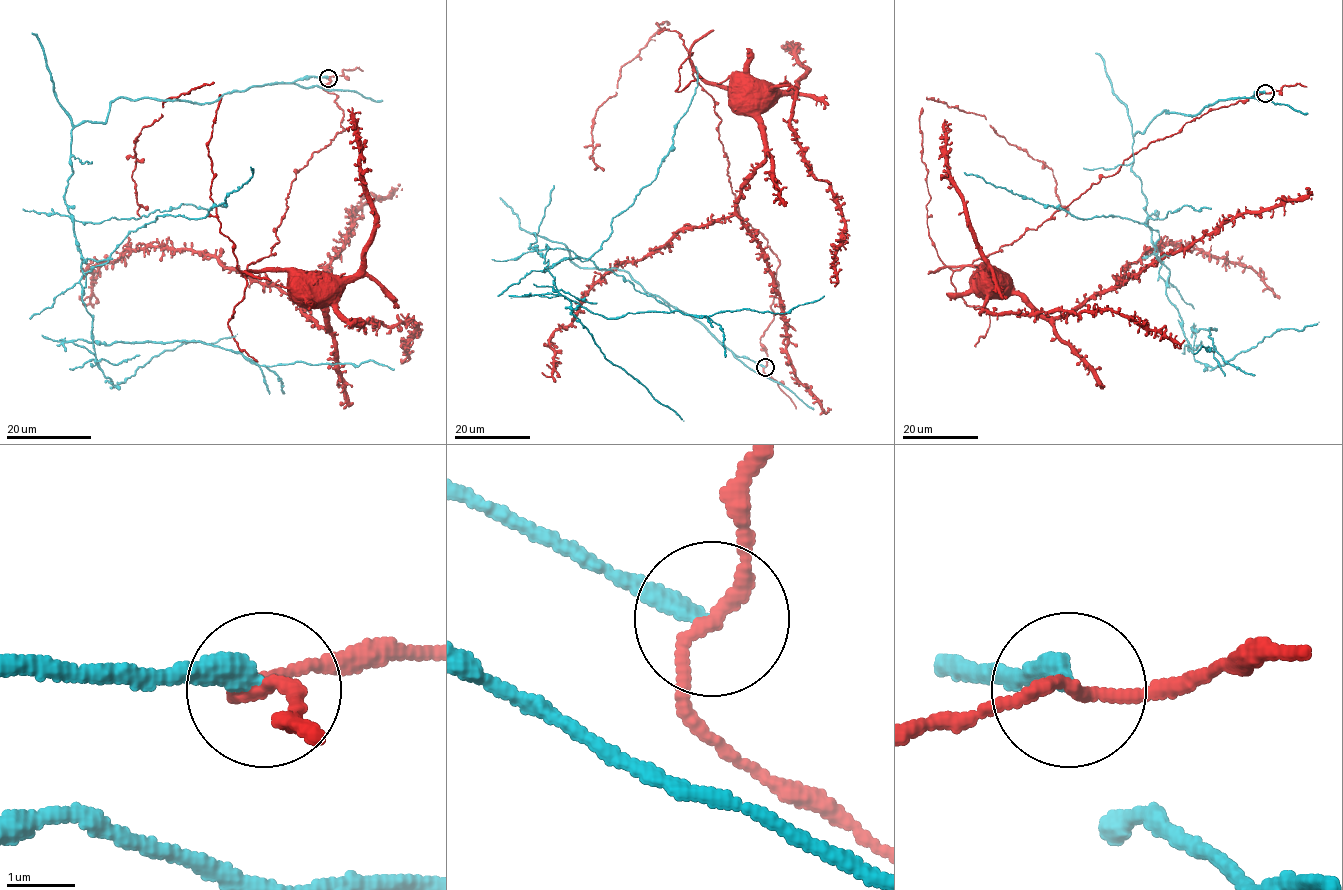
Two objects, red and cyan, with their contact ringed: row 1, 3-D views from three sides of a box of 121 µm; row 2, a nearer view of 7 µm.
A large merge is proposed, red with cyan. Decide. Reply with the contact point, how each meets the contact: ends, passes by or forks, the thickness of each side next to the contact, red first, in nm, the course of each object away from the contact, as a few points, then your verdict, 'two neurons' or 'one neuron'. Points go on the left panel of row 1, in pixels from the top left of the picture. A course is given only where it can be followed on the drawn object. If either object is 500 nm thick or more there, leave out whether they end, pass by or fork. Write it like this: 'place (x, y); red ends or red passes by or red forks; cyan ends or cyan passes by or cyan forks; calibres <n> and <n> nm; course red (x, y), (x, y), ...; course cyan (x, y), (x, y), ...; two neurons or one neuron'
place (328, 78); red passes by; cyan ends; calibres 190 and 300 nm; course red (328, 77), (322, 87), (338, 96), (344, 129), (297, 172), (279, 241), (247, 269), (304, 277); course cyan (328, 77), (212, 102), (117, 97), (104, 122), (71, 130), (64, 198), (97, 365), (74, 343), (394, 369); two neurons

